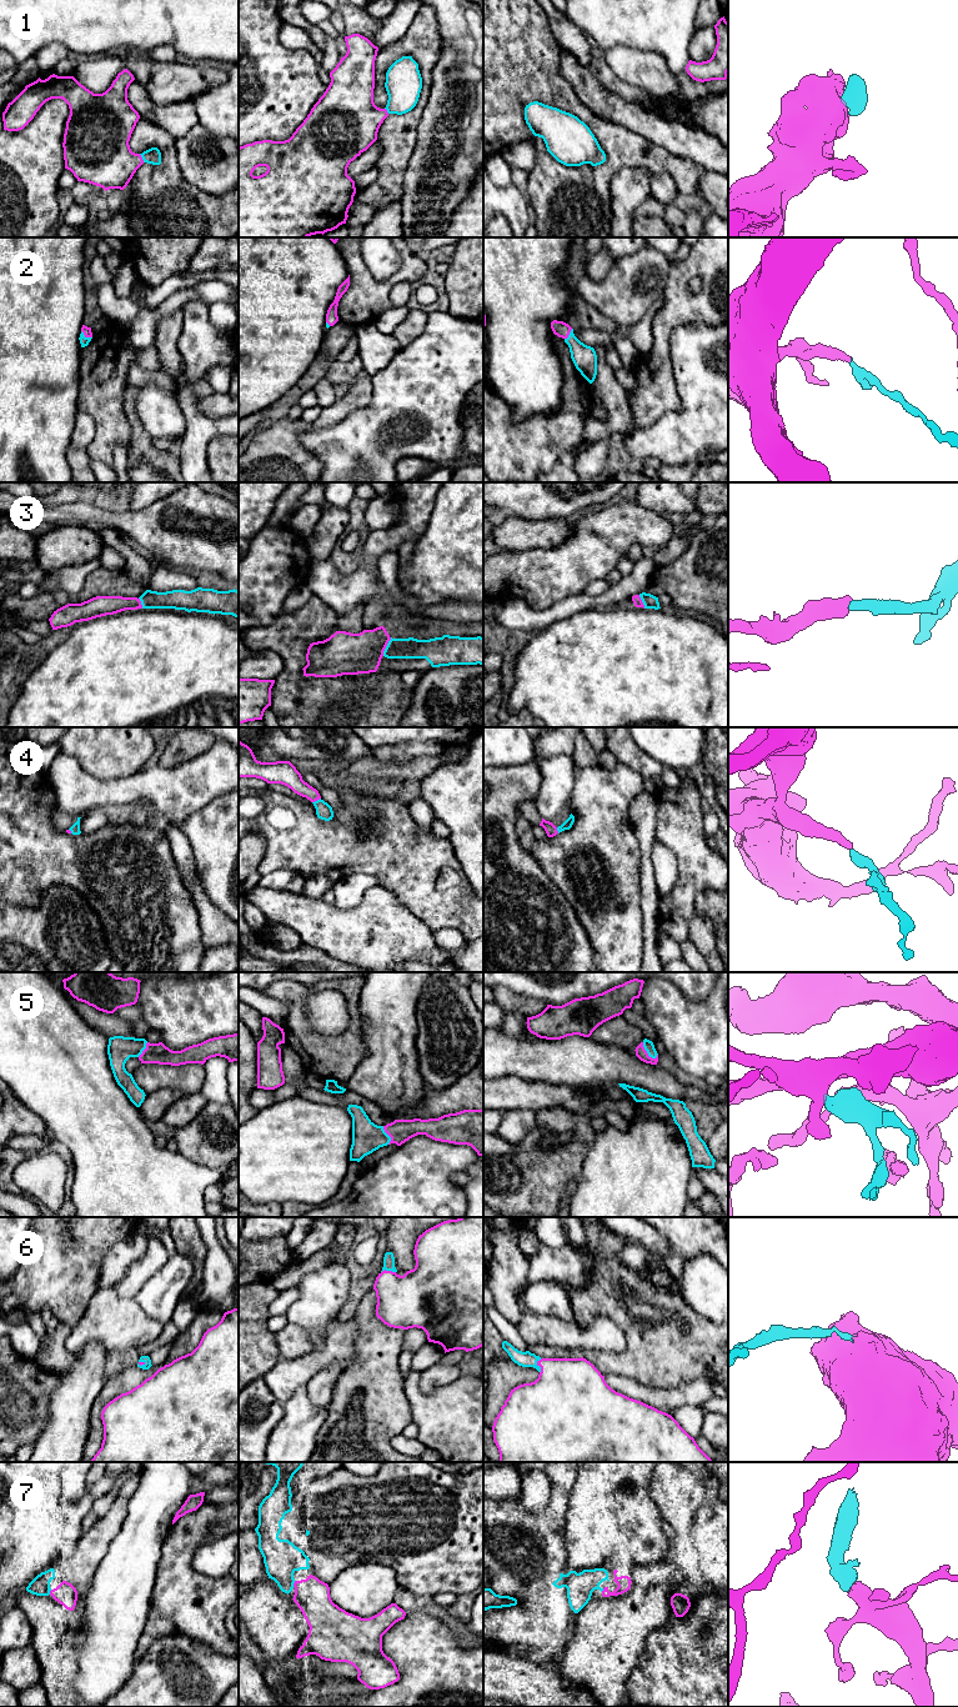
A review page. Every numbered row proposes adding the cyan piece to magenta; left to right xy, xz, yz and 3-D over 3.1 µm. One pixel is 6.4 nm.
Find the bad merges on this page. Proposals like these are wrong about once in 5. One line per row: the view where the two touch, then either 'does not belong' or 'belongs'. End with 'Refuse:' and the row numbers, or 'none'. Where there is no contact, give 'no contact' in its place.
1: contact in xy; belongs
2: contact in xy; belongs
3: contact in xz; belongs
4: contact in xz; belongs
5: contact in yz; belongs
6: contact in yz; belongs
7: contact in xz; belongs
Refuse: none

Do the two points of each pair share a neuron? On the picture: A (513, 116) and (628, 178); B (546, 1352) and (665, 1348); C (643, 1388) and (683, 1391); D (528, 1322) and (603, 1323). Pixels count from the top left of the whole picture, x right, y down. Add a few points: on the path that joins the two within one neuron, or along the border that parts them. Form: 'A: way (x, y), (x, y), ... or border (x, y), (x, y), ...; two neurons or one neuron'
A: border (646, 168), (621, 168), (611, 181), (611, 200); two neurons
B: way (576, 1353), (587, 1353), (600, 1360), (635, 1360); one neuron
C: way (653, 1395), (673, 1395); one neuron
D: way (547, 1330), (570, 1336), (585, 1336); one neuron

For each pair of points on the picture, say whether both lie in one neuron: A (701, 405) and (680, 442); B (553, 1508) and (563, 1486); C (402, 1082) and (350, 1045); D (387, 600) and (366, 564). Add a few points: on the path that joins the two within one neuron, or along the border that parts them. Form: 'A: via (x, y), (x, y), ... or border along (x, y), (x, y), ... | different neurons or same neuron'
A: via (701, 414), (701, 420), (687, 434) | same neuron
B: via (557, 1503), (561, 1491) | same neuron
C: border along (361, 1027), (366, 1056), (349, 1080) | different neurons
D: border along (379, 595), (369, 601) | different neurons

